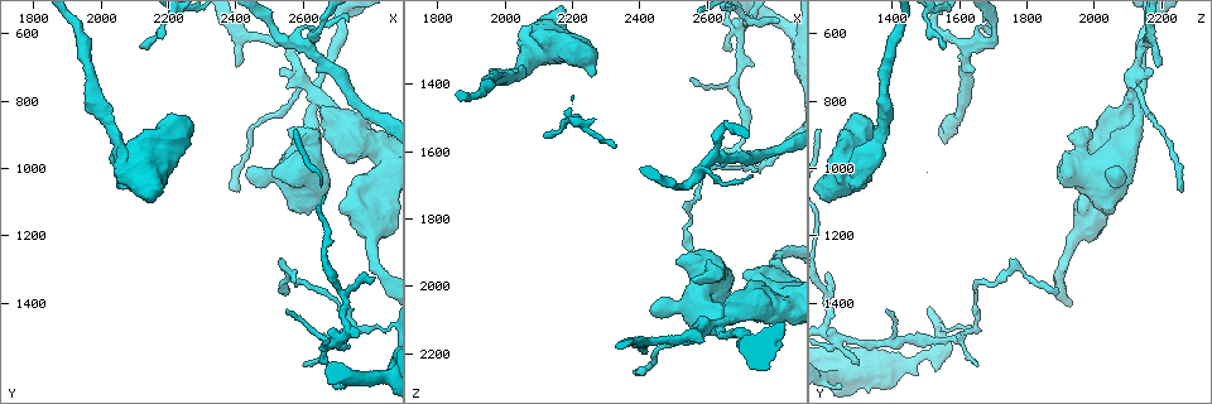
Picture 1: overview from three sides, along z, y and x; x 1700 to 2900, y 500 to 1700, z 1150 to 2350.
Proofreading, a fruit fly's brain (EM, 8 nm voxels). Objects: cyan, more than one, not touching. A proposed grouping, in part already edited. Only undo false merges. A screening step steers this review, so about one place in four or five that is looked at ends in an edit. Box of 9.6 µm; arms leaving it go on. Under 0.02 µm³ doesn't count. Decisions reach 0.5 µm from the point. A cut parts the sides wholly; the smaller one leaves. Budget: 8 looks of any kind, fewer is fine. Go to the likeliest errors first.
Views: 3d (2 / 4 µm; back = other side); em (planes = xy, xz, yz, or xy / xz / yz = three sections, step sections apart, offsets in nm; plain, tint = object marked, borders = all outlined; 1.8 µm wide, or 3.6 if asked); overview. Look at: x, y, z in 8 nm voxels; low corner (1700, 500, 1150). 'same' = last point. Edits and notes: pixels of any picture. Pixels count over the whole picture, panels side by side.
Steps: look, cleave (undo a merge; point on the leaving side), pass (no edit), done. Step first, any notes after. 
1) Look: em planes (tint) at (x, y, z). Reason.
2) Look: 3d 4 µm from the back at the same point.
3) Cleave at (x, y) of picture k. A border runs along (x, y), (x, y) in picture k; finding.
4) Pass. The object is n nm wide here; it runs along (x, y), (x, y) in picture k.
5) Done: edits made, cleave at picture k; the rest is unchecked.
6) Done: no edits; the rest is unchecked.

Look: 3d 2 µm at (2650, 790, 2110). Branch point.

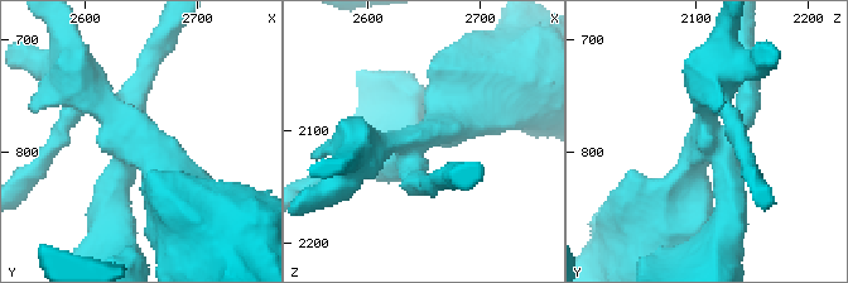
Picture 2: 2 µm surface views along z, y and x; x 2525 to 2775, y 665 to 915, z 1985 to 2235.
Look: em yz step 16 (tint) at (2638, 784, 2112). 4 arms meet here; need the tissue.

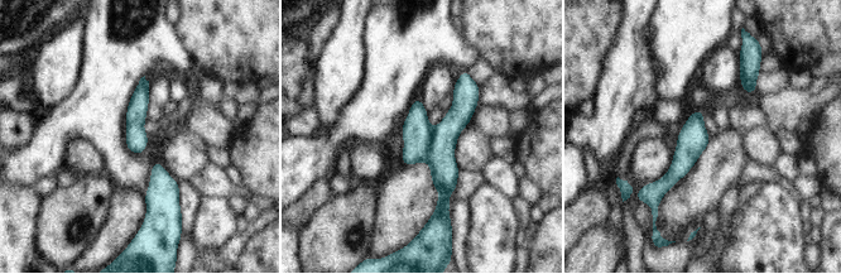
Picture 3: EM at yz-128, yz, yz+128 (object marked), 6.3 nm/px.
Look: em xy step 8 (tint) at the same point.

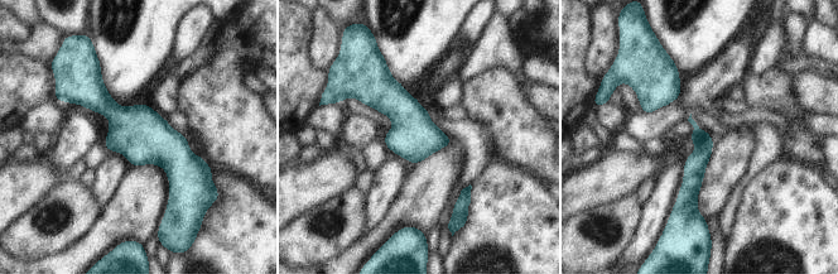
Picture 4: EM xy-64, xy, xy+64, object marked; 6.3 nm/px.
Cleave at (697, 136) of picture 4. The object is 120 nm wide here; a second neuron is stuck on.

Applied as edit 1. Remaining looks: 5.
Look: em planes (tint) at (2700, 1510, 1240). Four or more arms meet.

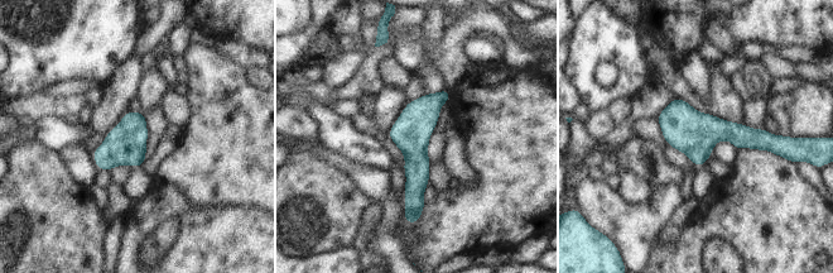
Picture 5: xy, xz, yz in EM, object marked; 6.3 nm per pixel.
Pass. It runs along (447, 92), (415, 124), (410, 211) in picture 5; continuous, no second neuron.

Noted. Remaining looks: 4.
Look: em xy step 16 (tint) at (2620, 660, 1620). Three-way junction.

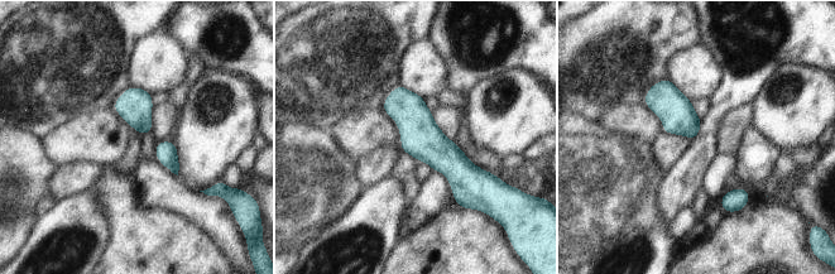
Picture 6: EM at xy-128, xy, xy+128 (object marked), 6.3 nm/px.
Pass. One neuron here.

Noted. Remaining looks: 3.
Done: edits made, cleave at picture 4; the rest is unchecked.

